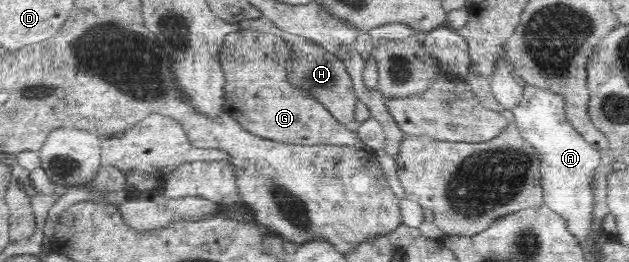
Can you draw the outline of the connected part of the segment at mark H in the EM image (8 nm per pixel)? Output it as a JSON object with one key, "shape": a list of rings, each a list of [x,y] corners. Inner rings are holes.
{"shape":[[[267,17],[242,19],[239,22],[239,26],[241,31],[257,31],[262,34],[272,34],[281,37],[291,48],[292,57],[290,59],[292,61],[288,63],[290,71],[287,71],[290,83],[296,85],[298,89],[306,89],[308,91],[307,94],[322,103],[340,124],[344,125],[351,132],[357,133],[360,124],[355,119],[355,107],[359,99],[356,97],[350,74],[344,67],[344,61],[319,43],[276,27]]]}

